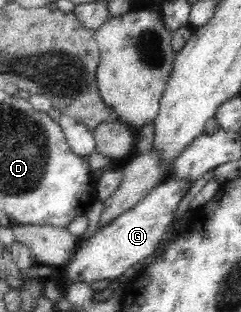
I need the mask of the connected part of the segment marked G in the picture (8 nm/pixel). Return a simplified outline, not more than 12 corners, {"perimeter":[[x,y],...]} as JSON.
{"perimeter":[[192,183],[157,184],[81,241],[73,283],[117,282],[157,250]]}

